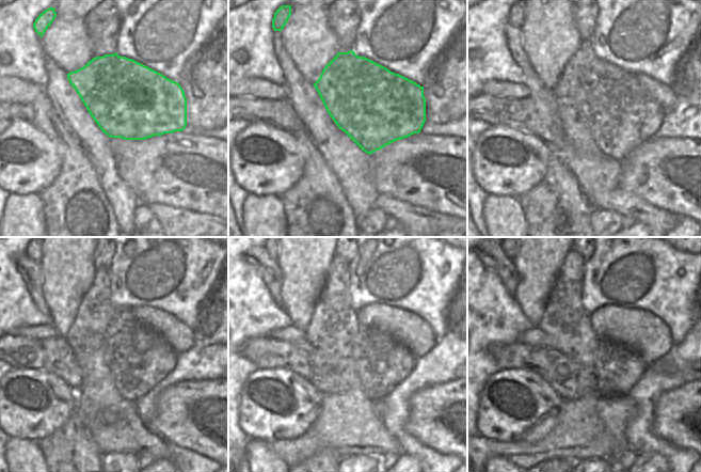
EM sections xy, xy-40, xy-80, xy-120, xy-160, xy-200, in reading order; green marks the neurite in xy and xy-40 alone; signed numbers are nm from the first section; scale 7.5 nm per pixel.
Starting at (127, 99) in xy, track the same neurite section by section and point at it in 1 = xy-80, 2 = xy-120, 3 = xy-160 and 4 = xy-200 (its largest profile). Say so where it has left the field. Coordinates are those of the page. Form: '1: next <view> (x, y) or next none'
1: next xy-80 (620, 114)
2: next xy-120 (139, 358)
3: next xy-160 (382, 362)
4: next xy-200 (617, 368)

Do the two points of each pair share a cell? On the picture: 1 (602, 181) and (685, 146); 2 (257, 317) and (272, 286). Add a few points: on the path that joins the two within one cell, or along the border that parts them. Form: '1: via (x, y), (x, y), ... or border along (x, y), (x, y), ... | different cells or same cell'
1: border along (622, 162), (617, 186) | different cells
2: border along (255, 271), (270, 296), (280, 305) | different cells

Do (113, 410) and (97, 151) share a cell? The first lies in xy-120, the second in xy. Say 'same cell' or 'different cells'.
same cell

